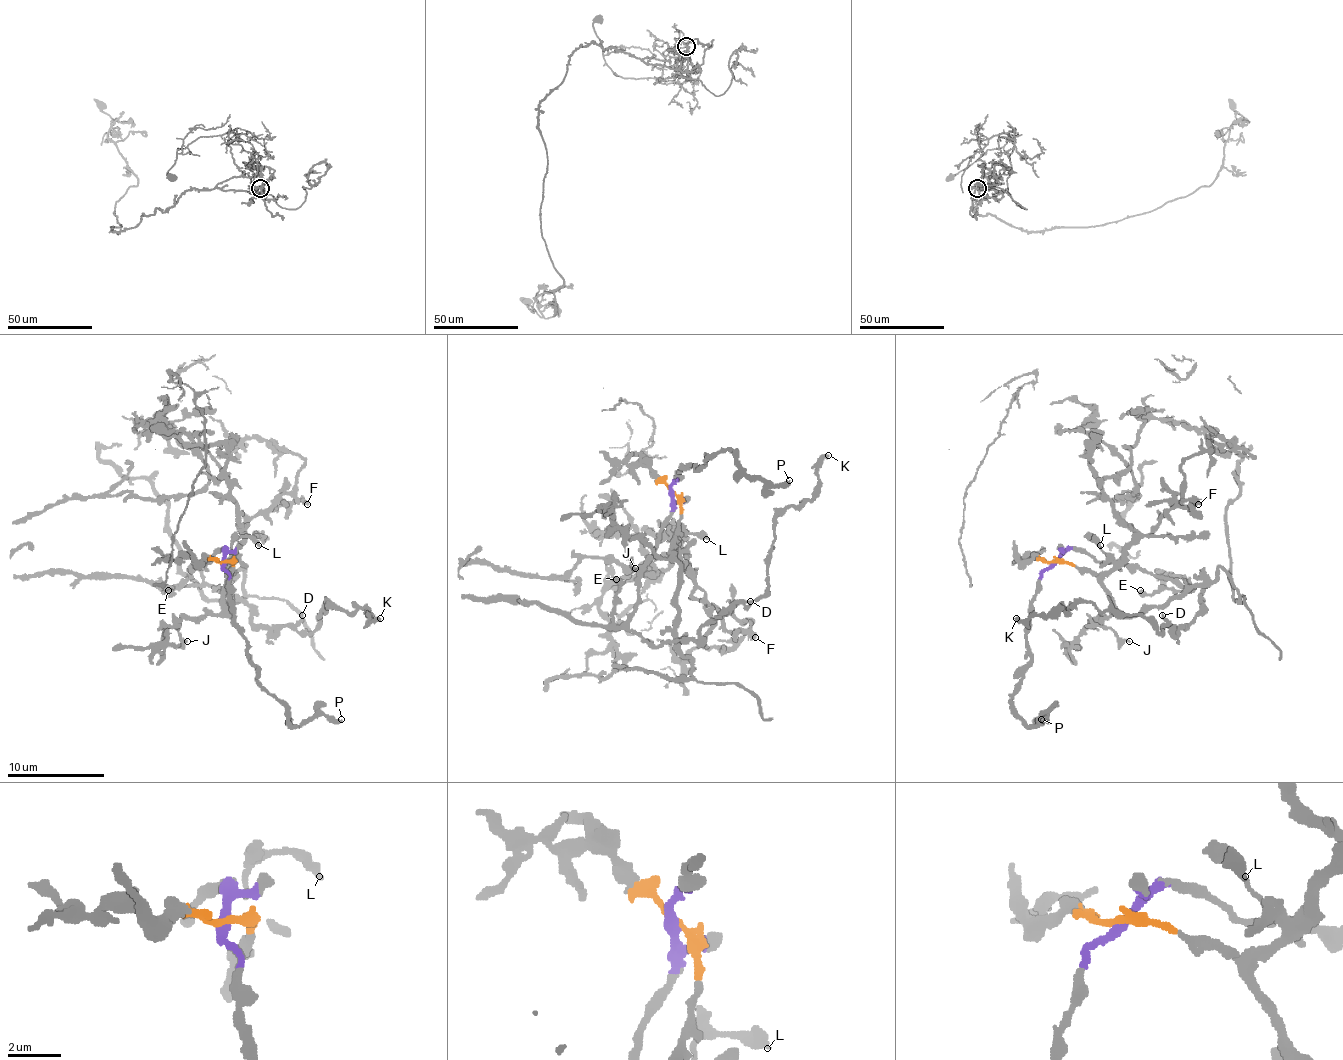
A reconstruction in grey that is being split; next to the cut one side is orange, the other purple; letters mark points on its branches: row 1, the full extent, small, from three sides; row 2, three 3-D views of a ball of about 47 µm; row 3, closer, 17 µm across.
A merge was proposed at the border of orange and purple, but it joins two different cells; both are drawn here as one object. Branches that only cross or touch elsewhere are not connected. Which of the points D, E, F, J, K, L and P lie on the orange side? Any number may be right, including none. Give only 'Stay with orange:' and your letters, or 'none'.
Stay with orange: F, J, L

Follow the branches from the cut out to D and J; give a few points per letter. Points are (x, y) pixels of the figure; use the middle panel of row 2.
D: (671, 493), (671, 517), (641, 573), (629, 627), (663, 646), (697, 639), (697, 632), (734, 605), (751, 600)
J: (673, 493), (680, 508), (680, 525), (673, 551), (661, 559), (629, 537), (627, 554), (634, 568)

